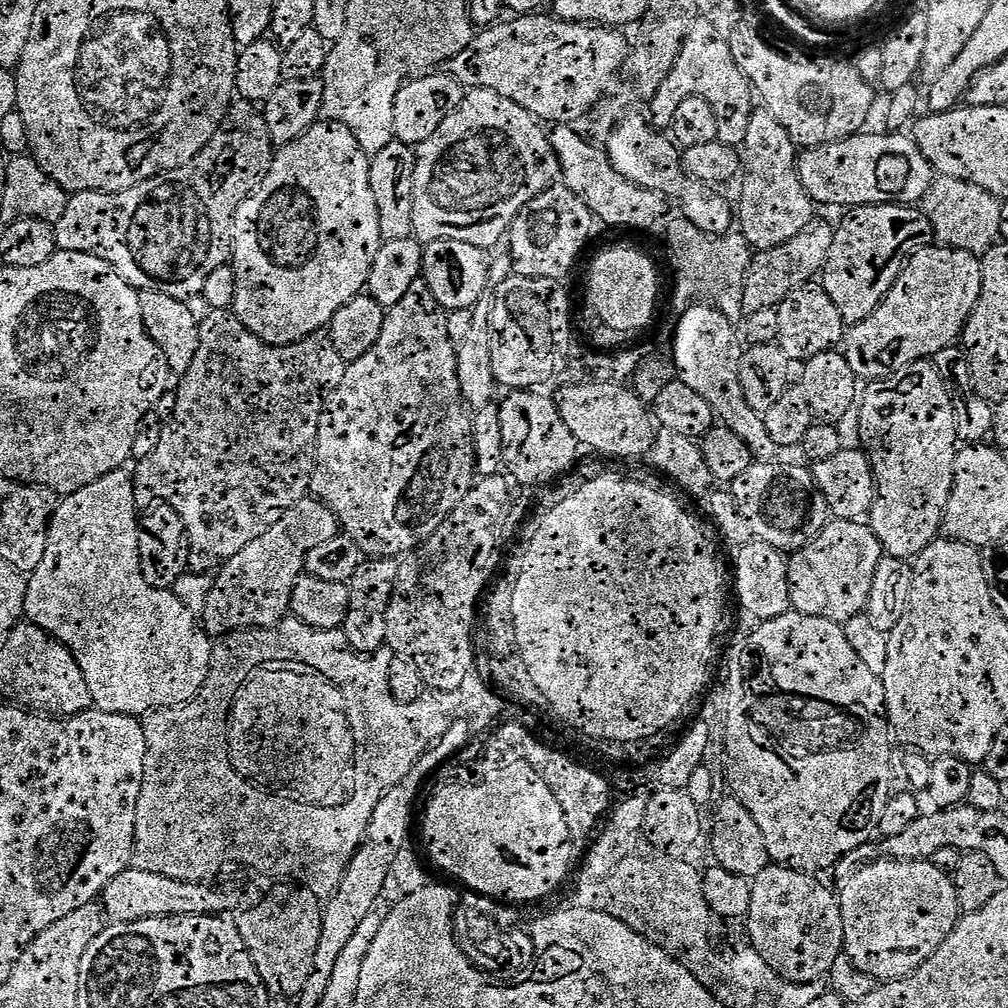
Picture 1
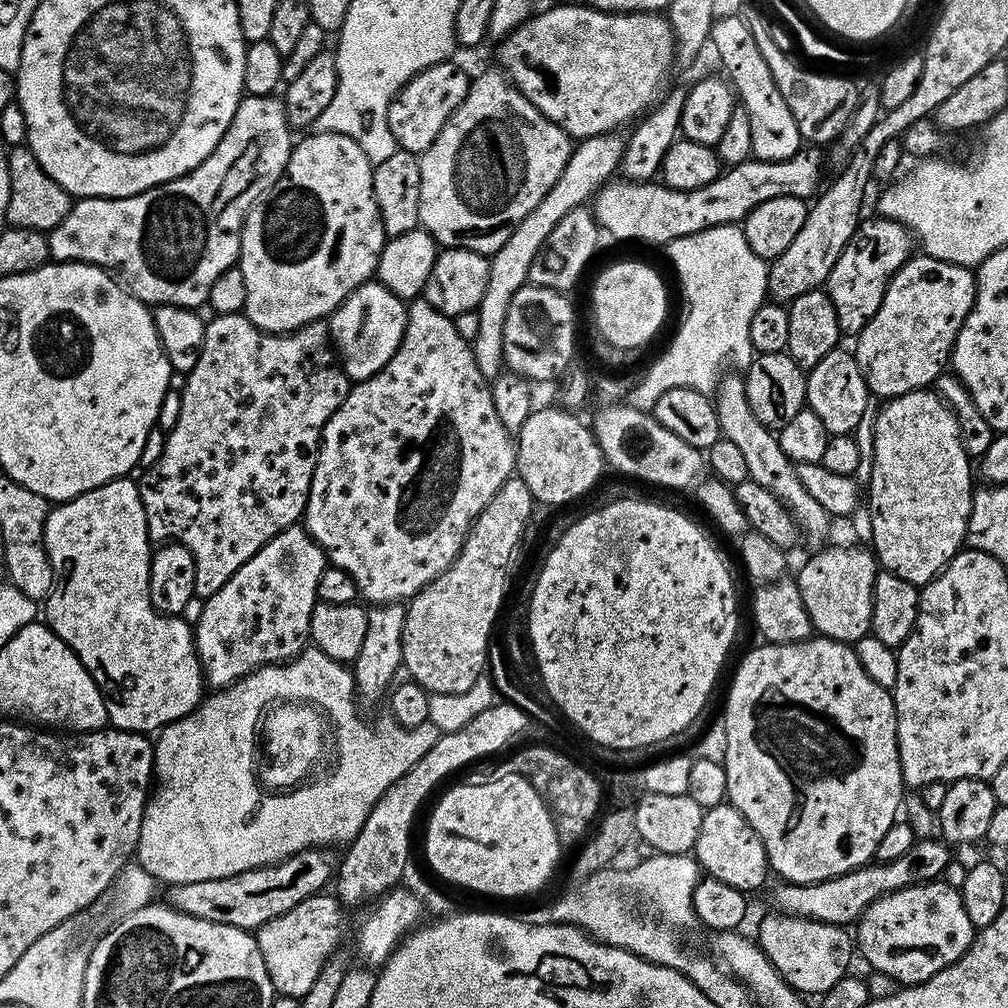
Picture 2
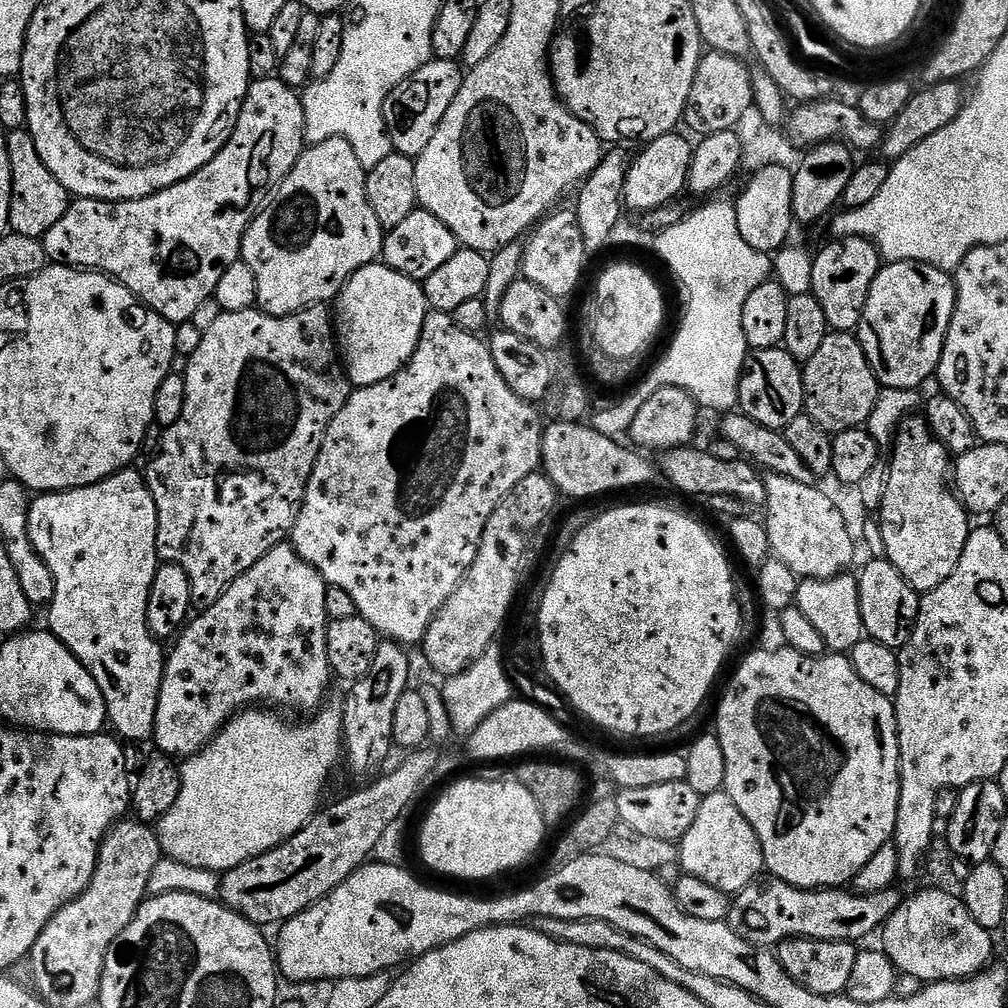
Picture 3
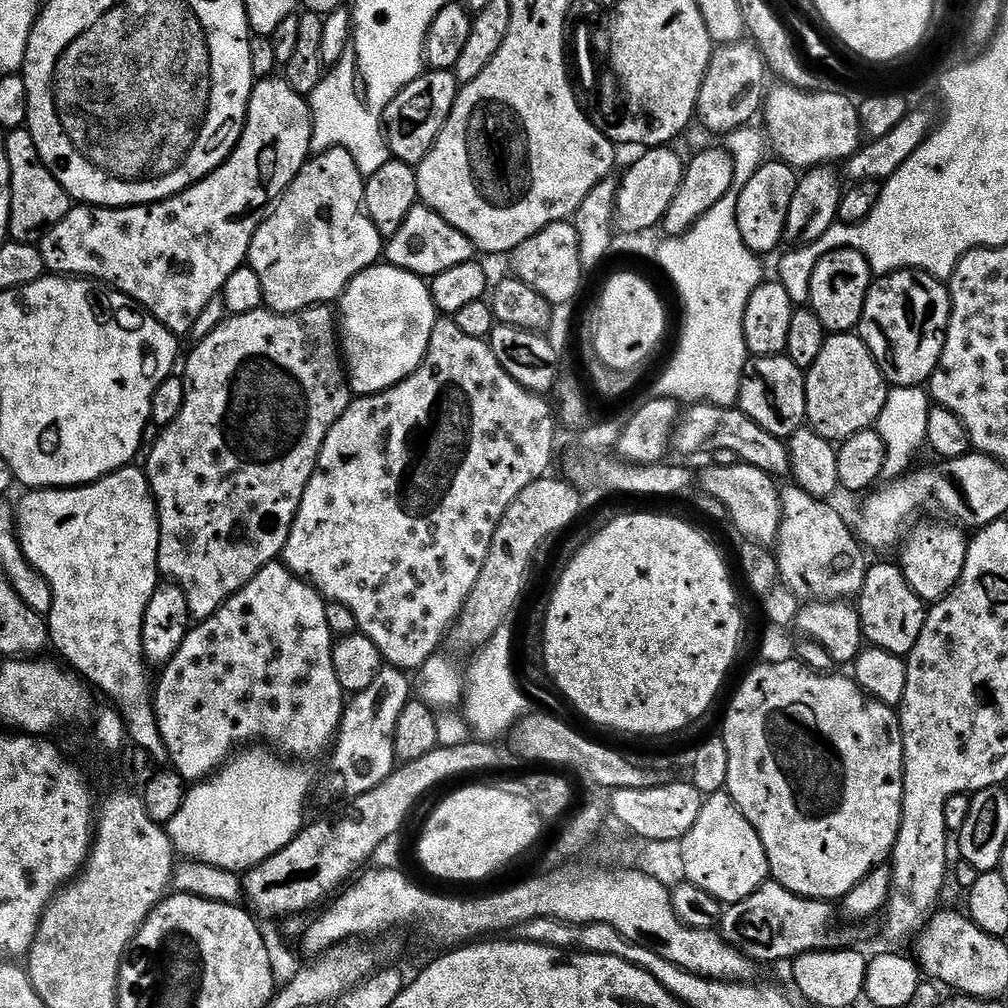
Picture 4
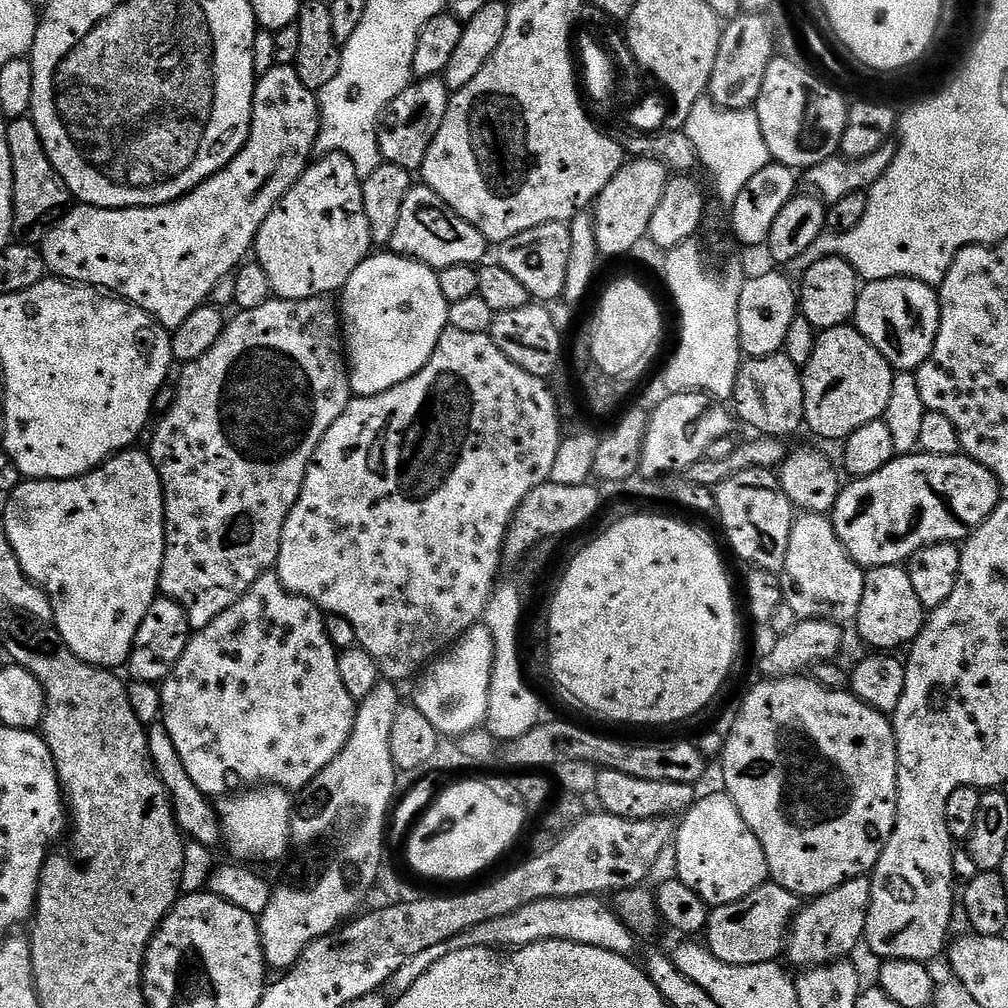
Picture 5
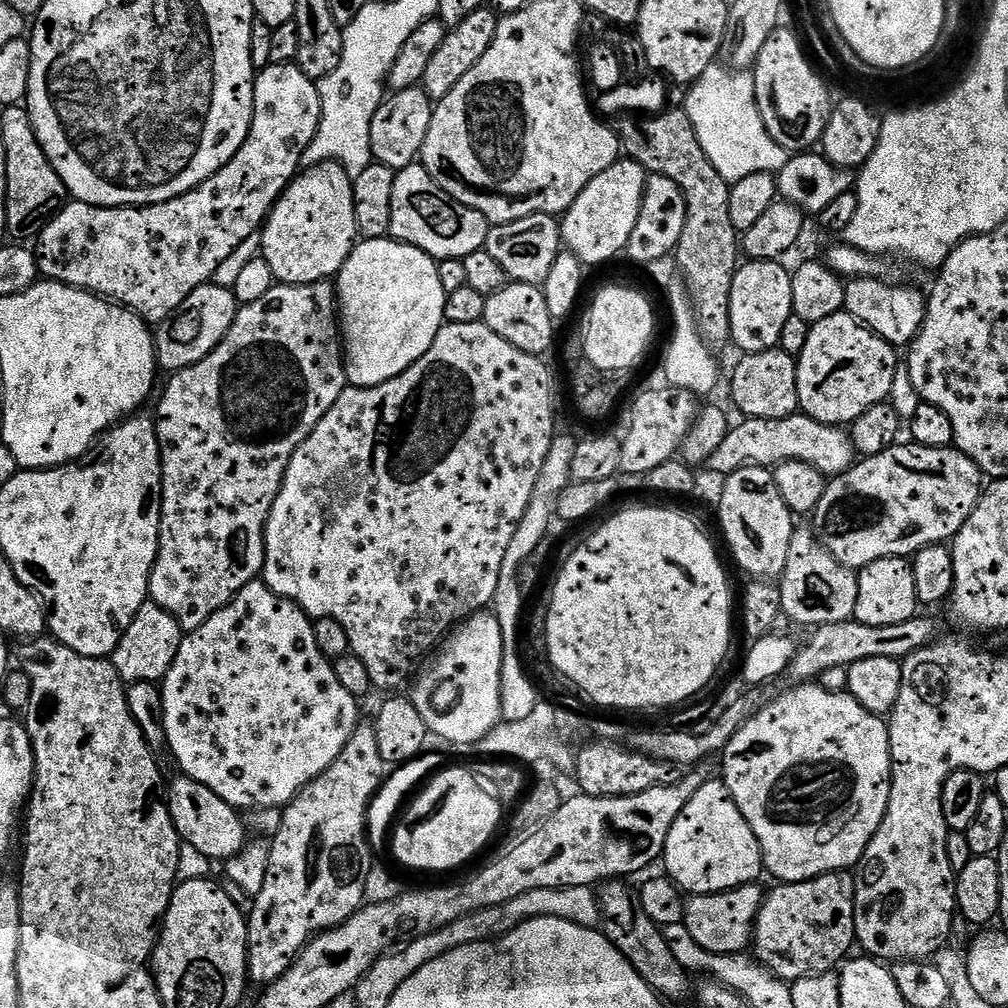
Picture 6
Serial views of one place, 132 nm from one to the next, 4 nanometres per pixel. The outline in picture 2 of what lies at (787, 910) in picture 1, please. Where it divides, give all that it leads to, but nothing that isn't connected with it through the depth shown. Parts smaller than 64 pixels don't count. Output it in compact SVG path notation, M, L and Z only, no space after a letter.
M775 915L766 917L760 924L758 943L766 958L770 958L786 983L805 997L820 998L834 990L851 969L848 967L852 964L852 948L854 952L853 933L851 936L847 927L821 924L819 920L803 916Z

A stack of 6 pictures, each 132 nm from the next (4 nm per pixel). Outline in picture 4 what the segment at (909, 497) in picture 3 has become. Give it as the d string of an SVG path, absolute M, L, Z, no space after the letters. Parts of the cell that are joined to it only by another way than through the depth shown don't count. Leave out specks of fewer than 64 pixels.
M952 522L947 523L918 525L912 533L907 533L899 549L899 563L904 569L906 582L910 582L914 594L918 594L925 602L942 599L960 581L960 575L966 566L969 537L963 527Z

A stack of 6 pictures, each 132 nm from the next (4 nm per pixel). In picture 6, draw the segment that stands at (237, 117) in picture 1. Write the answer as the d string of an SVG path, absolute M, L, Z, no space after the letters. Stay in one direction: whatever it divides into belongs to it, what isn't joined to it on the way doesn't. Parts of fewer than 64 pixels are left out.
M296 63L291 64L269 64L268 67L259 69L256 73L256 85L254 86L254 110L252 111L252 125L248 131L248 137L244 145L236 151L234 158L226 166L218 169L206 182L202 182L197 188L191 188L185 196L176 196L167 200L165 204L150 204L147 206L125 206L123 208L99 208L93 204L82 204L79 202L65 203L60 212L49 224L45 224L40 235L35 237L34 251L36 261L40 267L40 276L49 280L57 280L59 284L69 284L71 288L82 288L86 292L95 292L123 307L132 309L137 316L143 316L145 321L159 322L167 320L172 313L194 294L194 290L201 288L203 284L209 283L212 276L248 239L255 237L261 231L262 225L268 218L268 213L276 205L284 189L296 179L301 171L300 159L310 142L316 137L320 128L320 90L317 81L306 78Z

